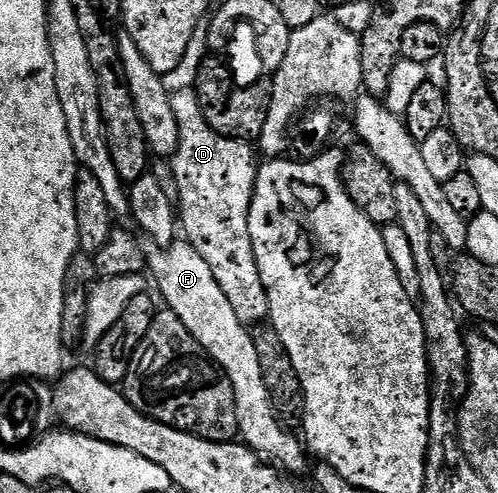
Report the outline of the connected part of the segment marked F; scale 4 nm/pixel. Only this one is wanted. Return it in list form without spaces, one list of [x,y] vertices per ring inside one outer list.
[[[186,240],[174,241],[172,246],[156,247],[148,257],[148,269],[156,275],[157,286],[165,300],[164,305],[172,310],[179,320],[195,336],[195,340],[209,357],[224,370],[235,388],[235,412],[240,441],[261,455],[266,463],[289,476],[301,476],[305,470],[307,450],[302,439],[285,430],[286,423],[279,417],[273,397],[269,393],[265,374],[260,368],[260,356],[256,352],[254,335],[250,327],[241,322],[224,295],[223,288],[215,278],[210,265]]]

